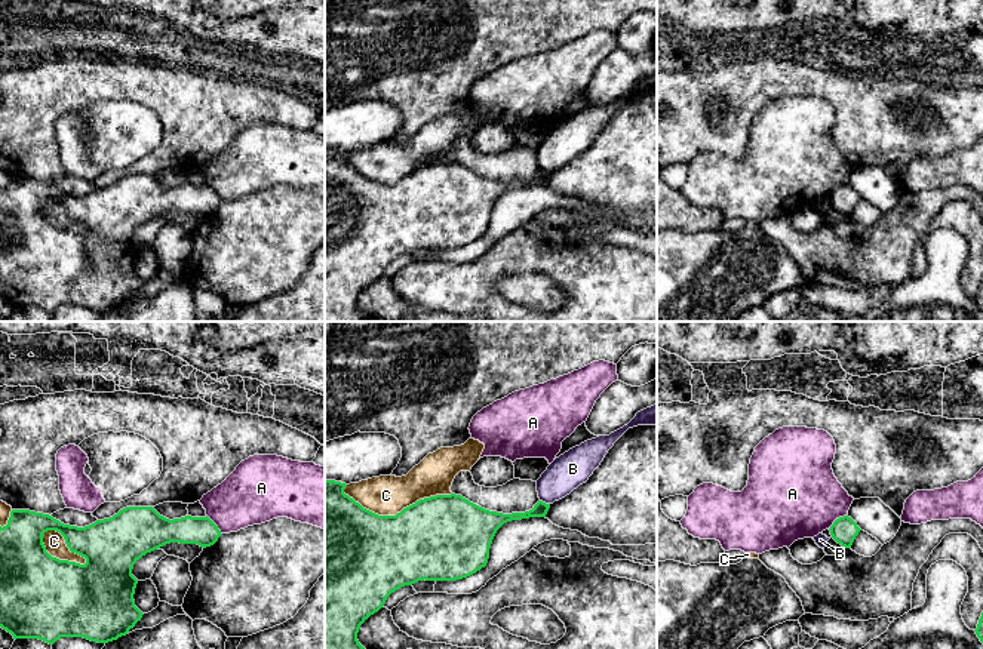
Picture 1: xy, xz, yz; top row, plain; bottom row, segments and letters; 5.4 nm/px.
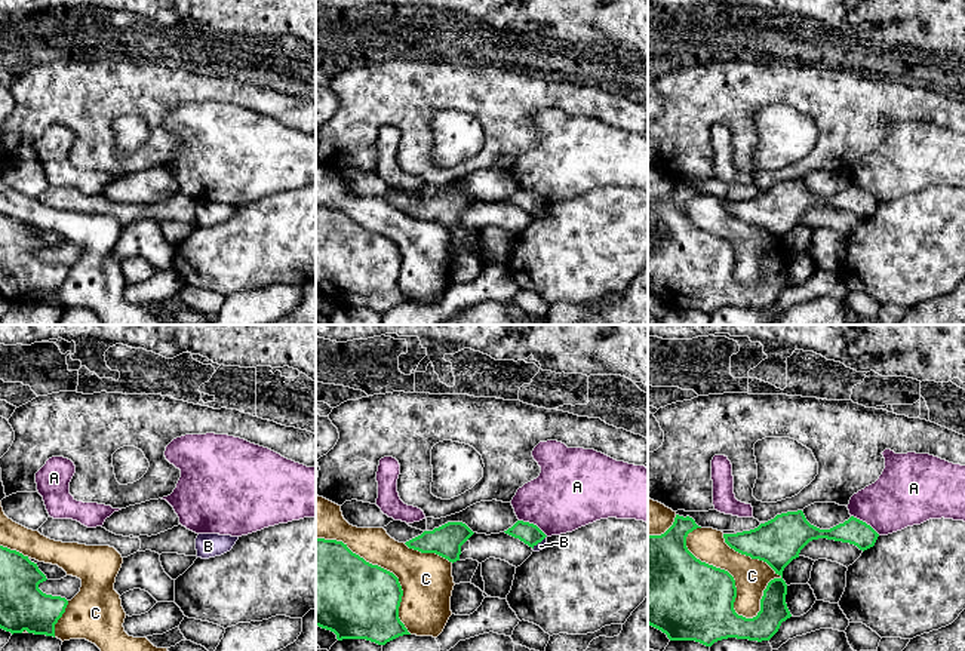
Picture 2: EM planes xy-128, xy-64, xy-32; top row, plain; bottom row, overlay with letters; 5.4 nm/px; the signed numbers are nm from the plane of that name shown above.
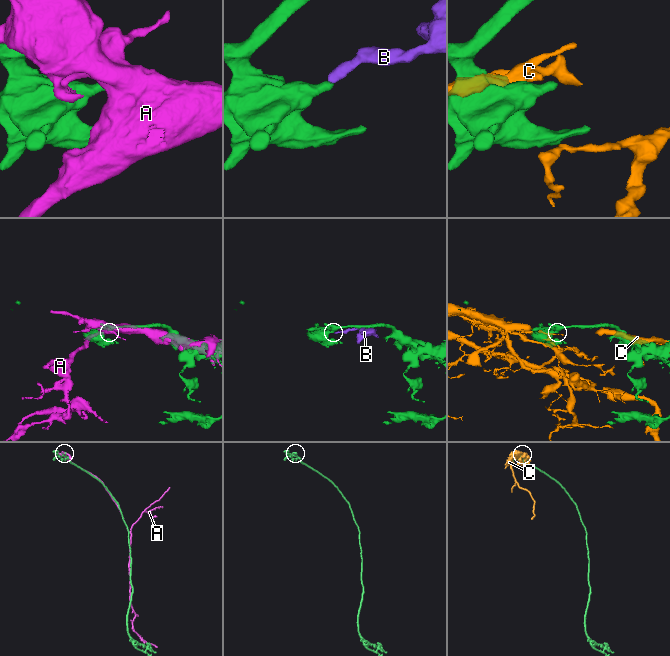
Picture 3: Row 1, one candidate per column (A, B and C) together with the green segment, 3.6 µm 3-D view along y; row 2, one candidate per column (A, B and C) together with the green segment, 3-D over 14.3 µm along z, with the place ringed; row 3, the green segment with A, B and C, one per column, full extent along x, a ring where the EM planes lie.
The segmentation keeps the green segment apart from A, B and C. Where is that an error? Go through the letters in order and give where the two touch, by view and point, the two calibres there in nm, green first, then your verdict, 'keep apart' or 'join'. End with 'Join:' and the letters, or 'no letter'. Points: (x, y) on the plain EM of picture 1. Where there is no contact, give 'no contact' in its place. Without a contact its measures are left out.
A: yz (836, 187) | 140/460 nm | keep apart
B: xz (544, 171) | 80/190 nm | keep apart
C: xz (396, 182) | 440/220 nm | keep apart
Join: no letter

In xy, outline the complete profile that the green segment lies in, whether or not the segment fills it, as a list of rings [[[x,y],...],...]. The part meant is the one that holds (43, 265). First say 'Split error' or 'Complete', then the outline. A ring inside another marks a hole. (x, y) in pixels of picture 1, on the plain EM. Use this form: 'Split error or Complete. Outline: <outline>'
Complete. Outline: [[[126,175],[110,187],[77,196],[64,193],[49,182],[30,178],[12,178],[6,194],[0,194],[0,295],[13,307],[39,307],[53,313],[61,305],[83,305],[90,310],[108,311],[126,304],[142,286],[135,274],[133,262],[138,247],[132,243],[133,233],[147,221],[166,212],[214,213],[221,204],[218,194],[206,185],[185,184],[169,188],[153,175]],[[59,200],[71,221],[86,227],[85,233],[52,225],[43,212],[43,202]]]

